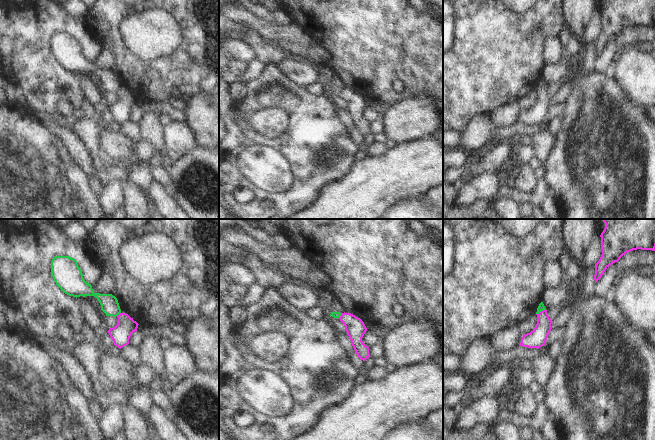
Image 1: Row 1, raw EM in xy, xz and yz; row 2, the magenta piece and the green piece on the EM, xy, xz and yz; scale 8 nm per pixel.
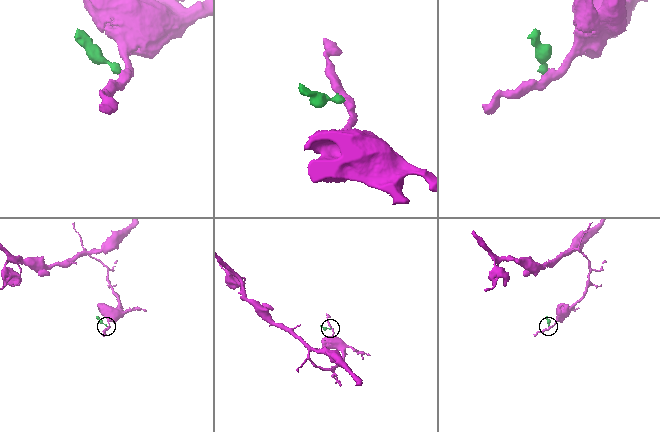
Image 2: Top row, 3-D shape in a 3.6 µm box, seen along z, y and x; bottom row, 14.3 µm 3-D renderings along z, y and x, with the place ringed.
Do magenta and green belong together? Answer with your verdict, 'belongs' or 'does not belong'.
does not belong

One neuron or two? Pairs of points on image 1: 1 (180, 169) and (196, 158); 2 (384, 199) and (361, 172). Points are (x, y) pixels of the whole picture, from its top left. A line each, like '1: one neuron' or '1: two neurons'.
1: one neuron
2: one neuron

